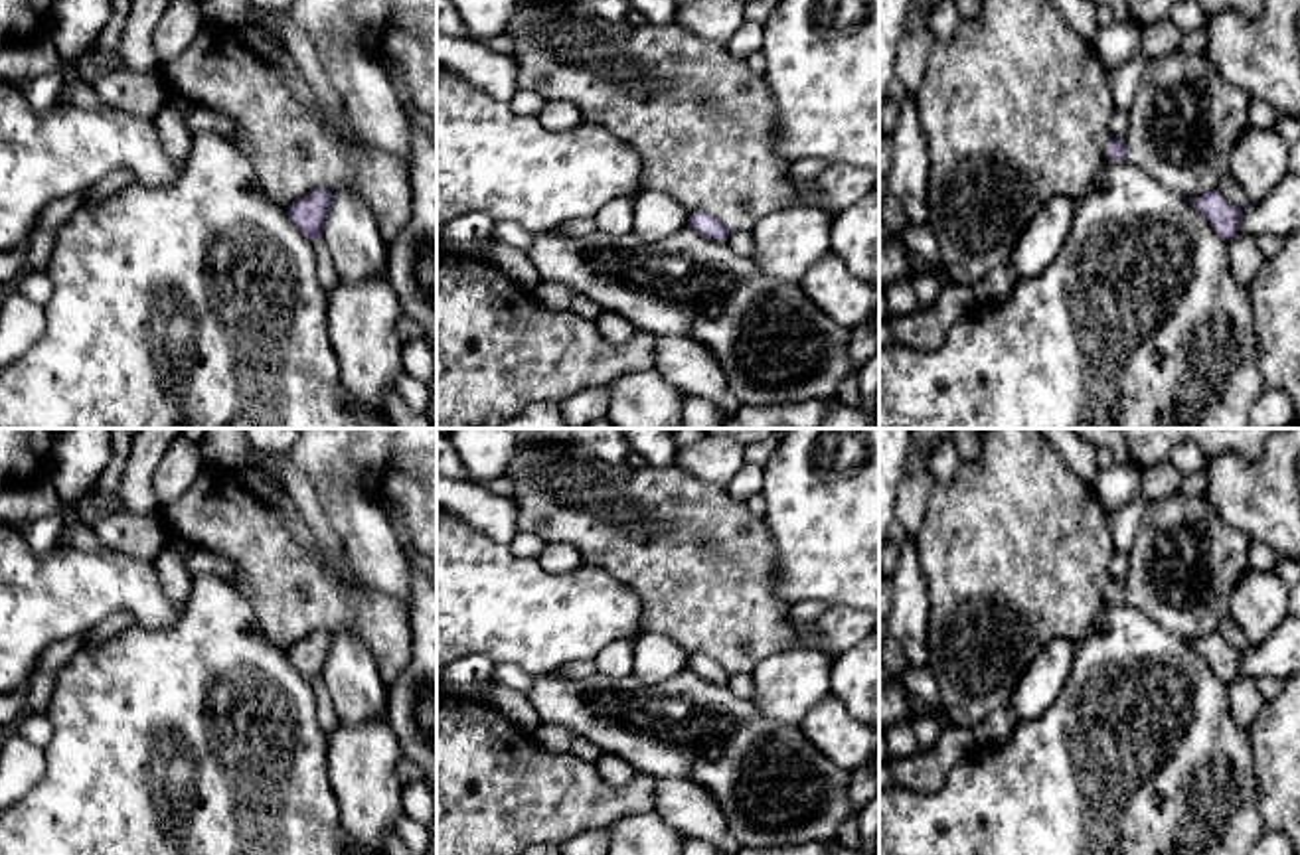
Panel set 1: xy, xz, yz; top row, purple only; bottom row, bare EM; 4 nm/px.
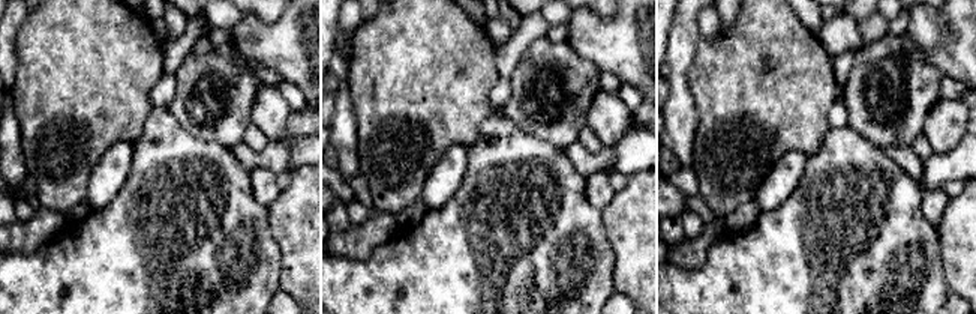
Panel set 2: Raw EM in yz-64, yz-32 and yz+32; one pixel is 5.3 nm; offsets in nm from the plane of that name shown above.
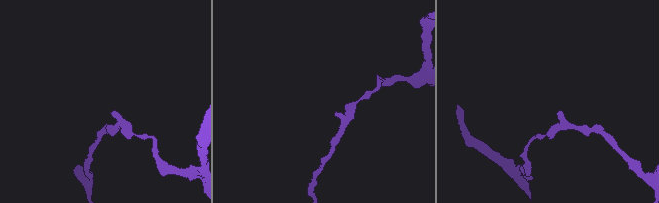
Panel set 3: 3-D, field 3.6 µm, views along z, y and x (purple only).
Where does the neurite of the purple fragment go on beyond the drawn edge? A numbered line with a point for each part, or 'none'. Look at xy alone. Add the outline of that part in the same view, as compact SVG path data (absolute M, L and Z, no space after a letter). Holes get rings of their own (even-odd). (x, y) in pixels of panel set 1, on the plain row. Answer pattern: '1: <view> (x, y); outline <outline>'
none

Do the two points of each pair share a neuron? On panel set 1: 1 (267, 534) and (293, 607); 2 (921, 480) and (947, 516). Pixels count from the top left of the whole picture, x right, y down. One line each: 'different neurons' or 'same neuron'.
1: same neuron
2: different neurons

